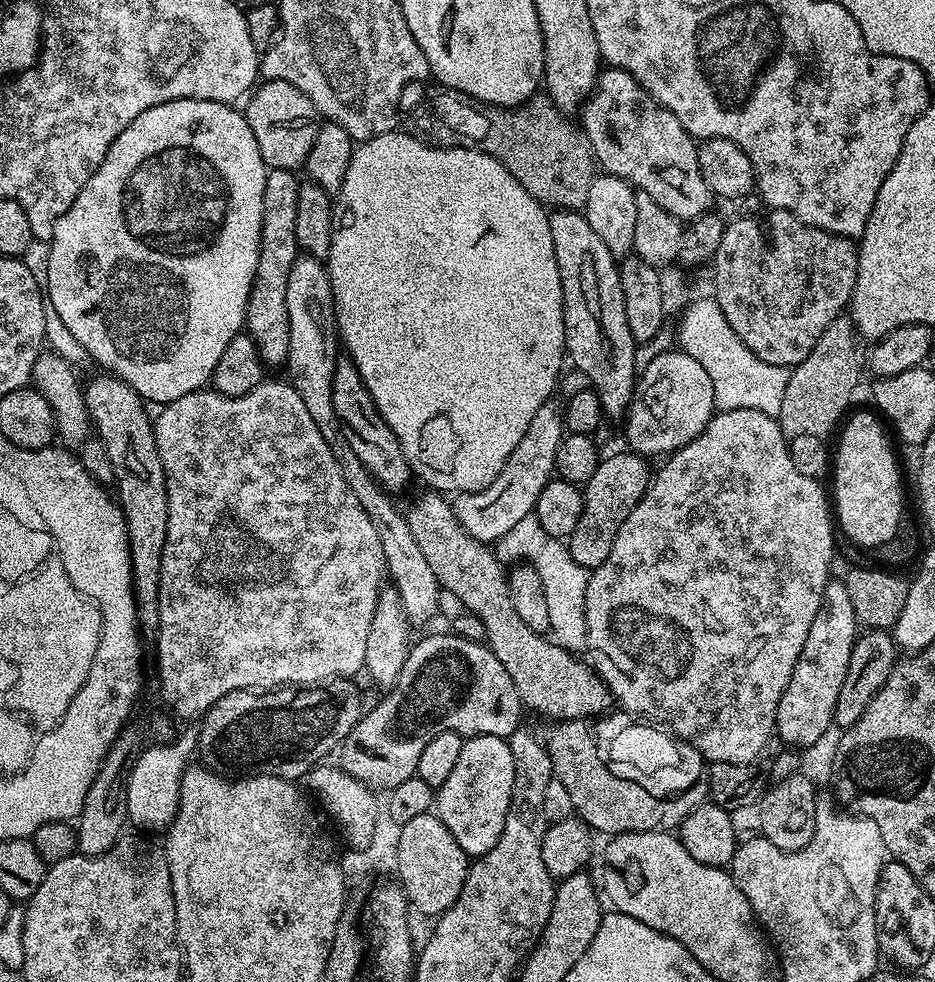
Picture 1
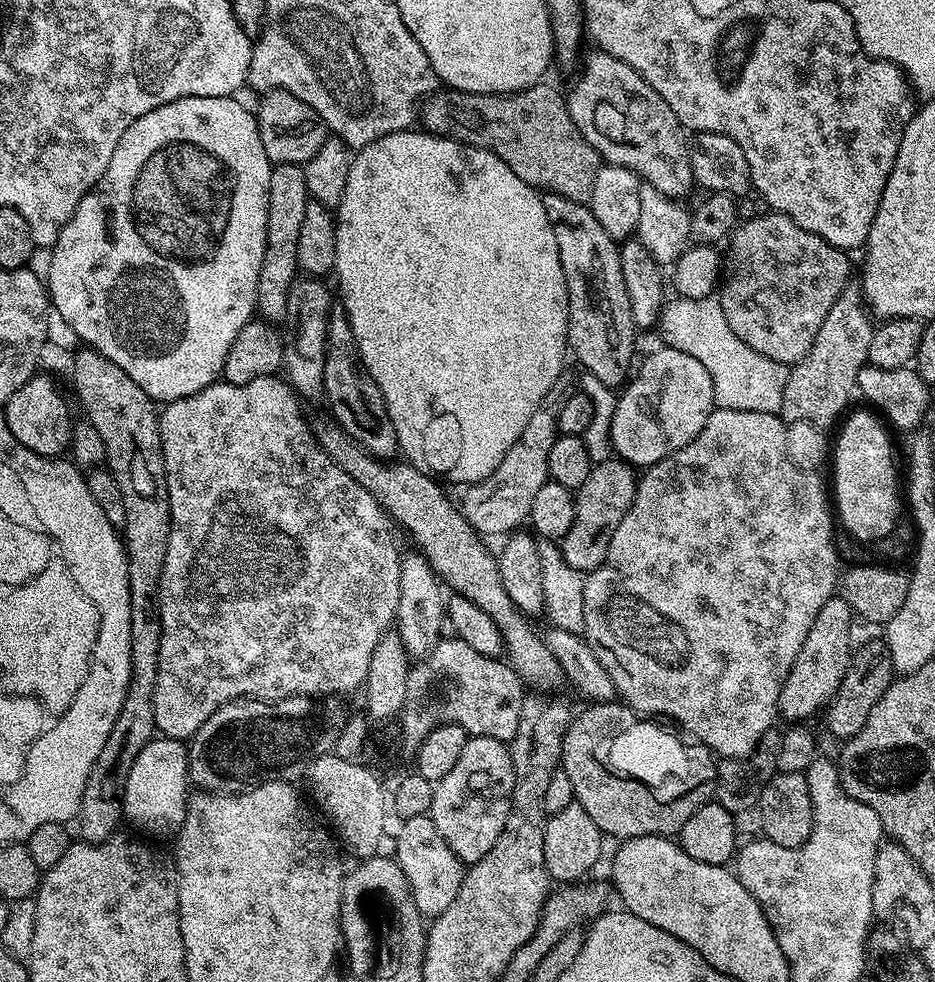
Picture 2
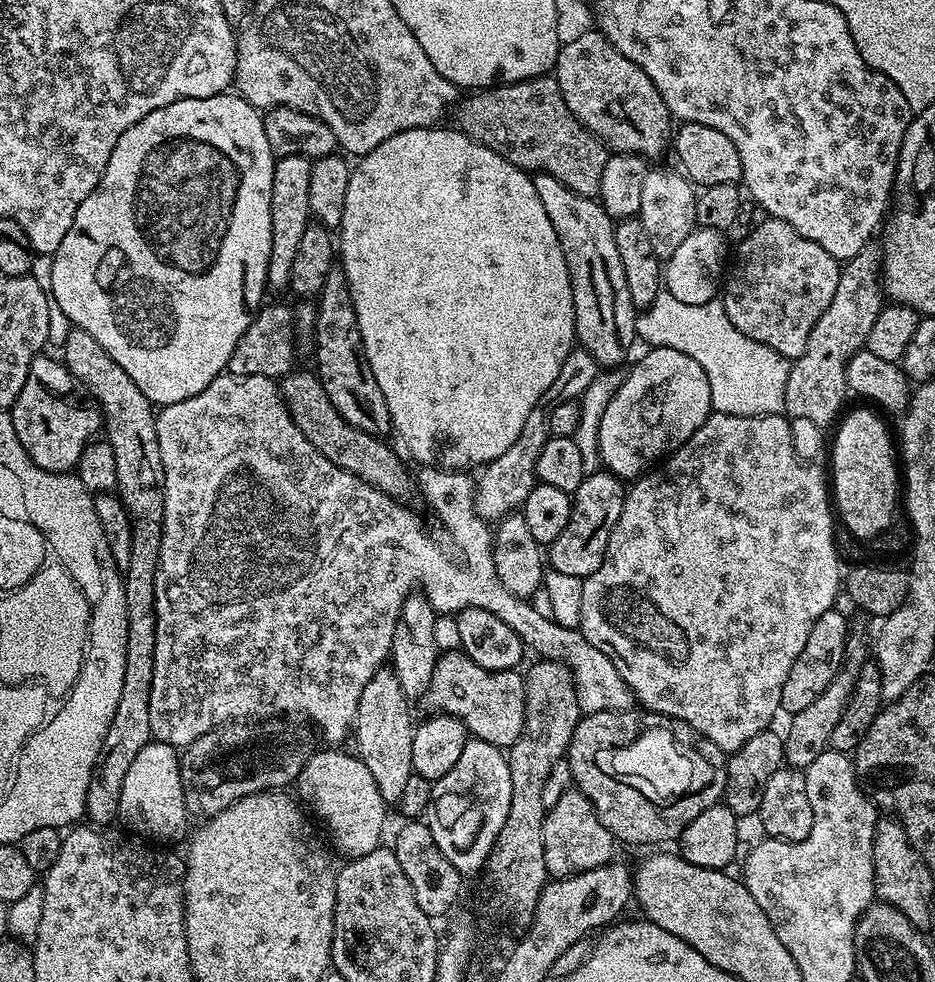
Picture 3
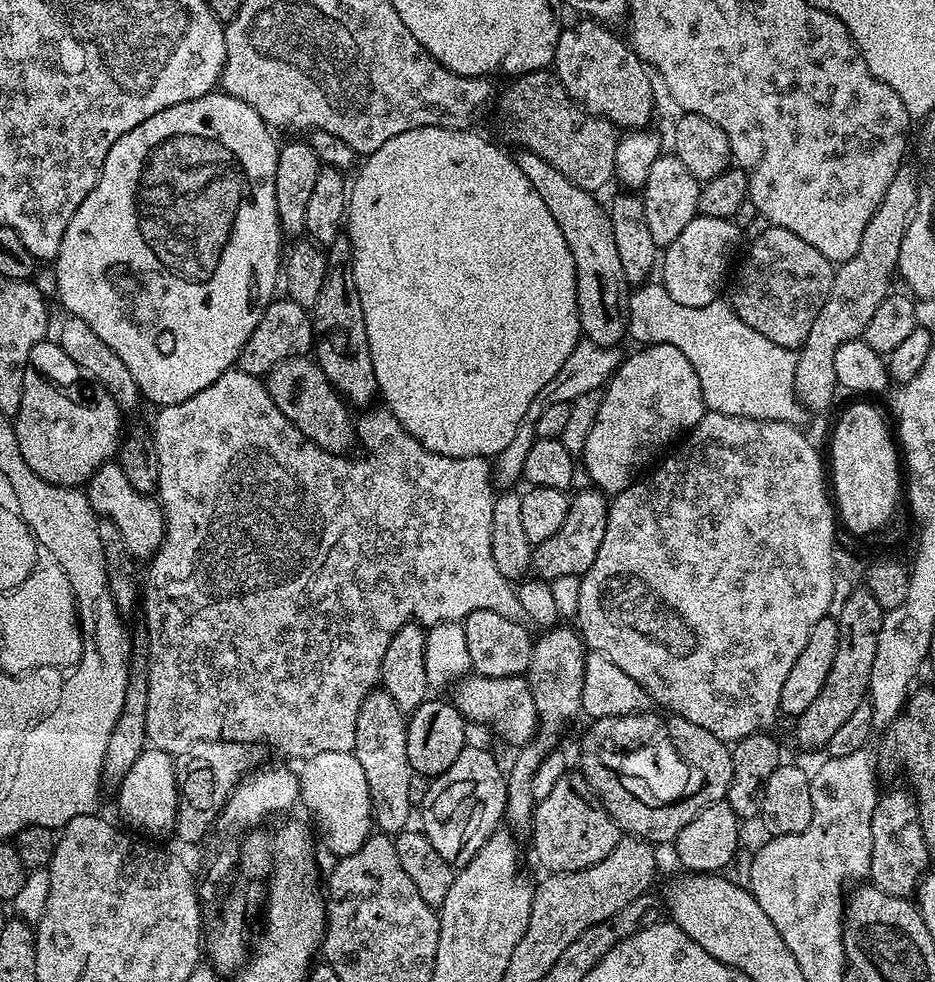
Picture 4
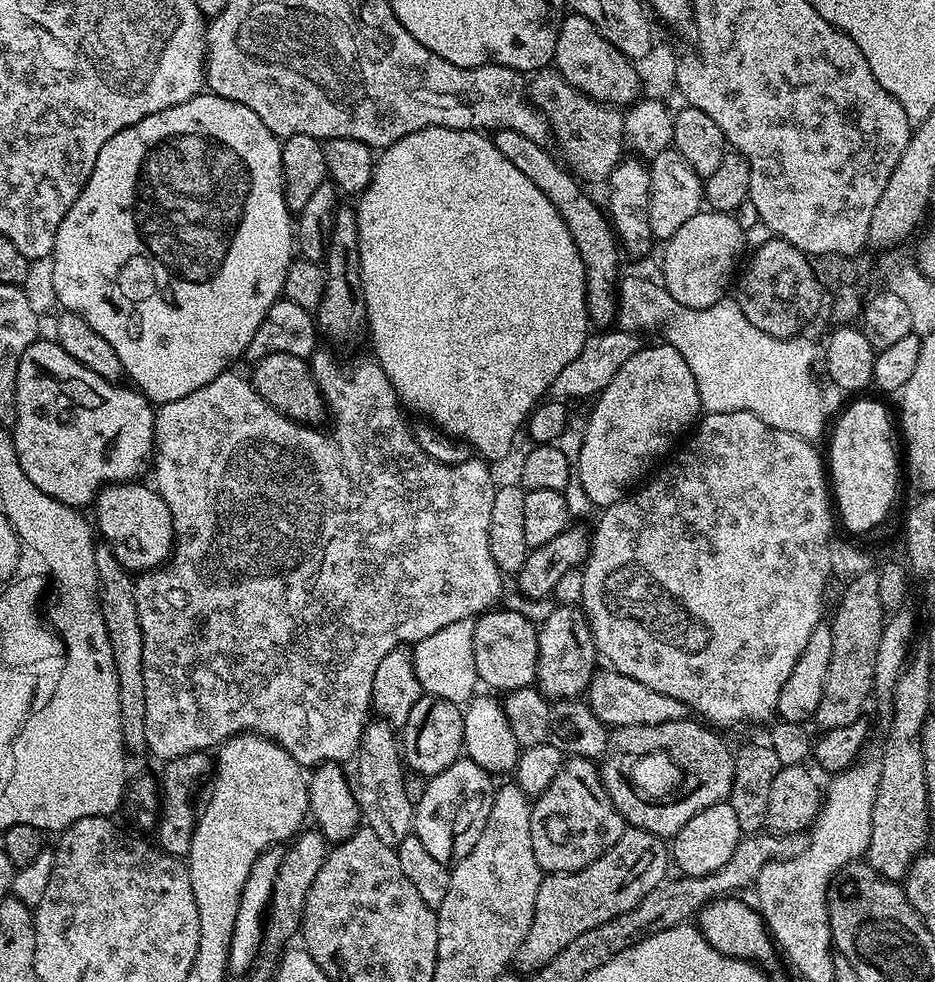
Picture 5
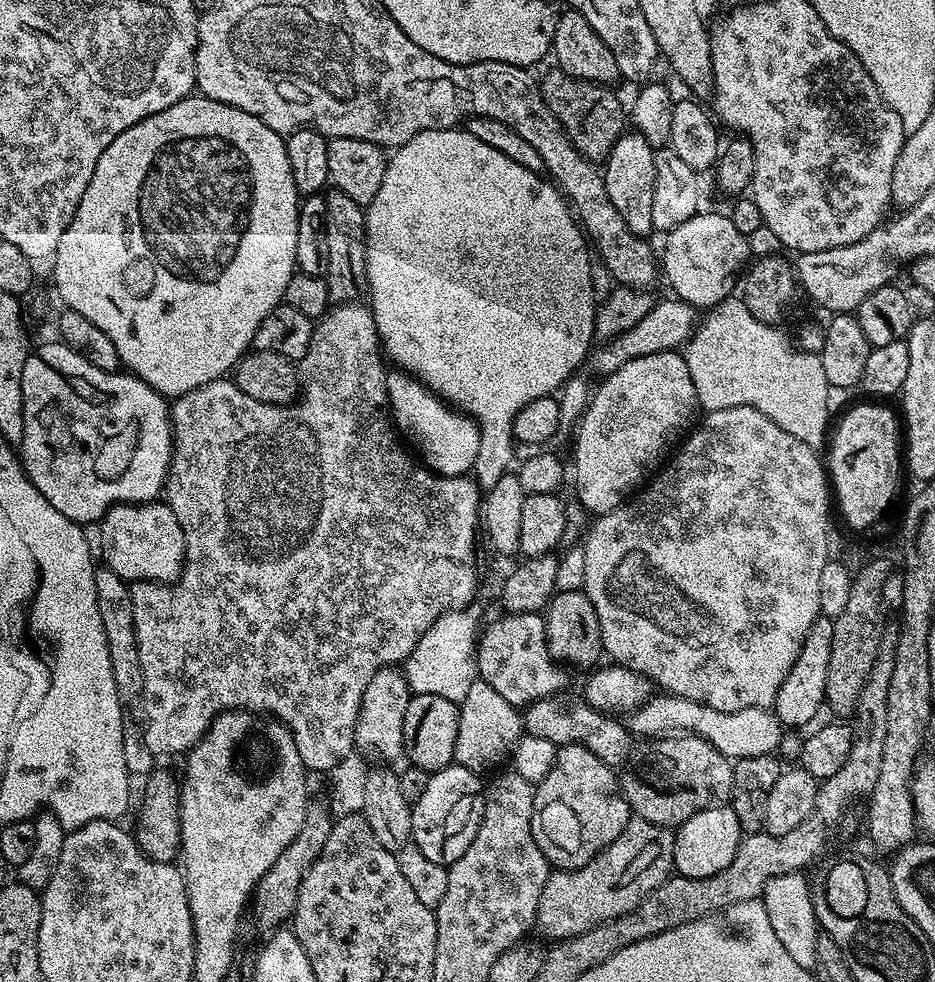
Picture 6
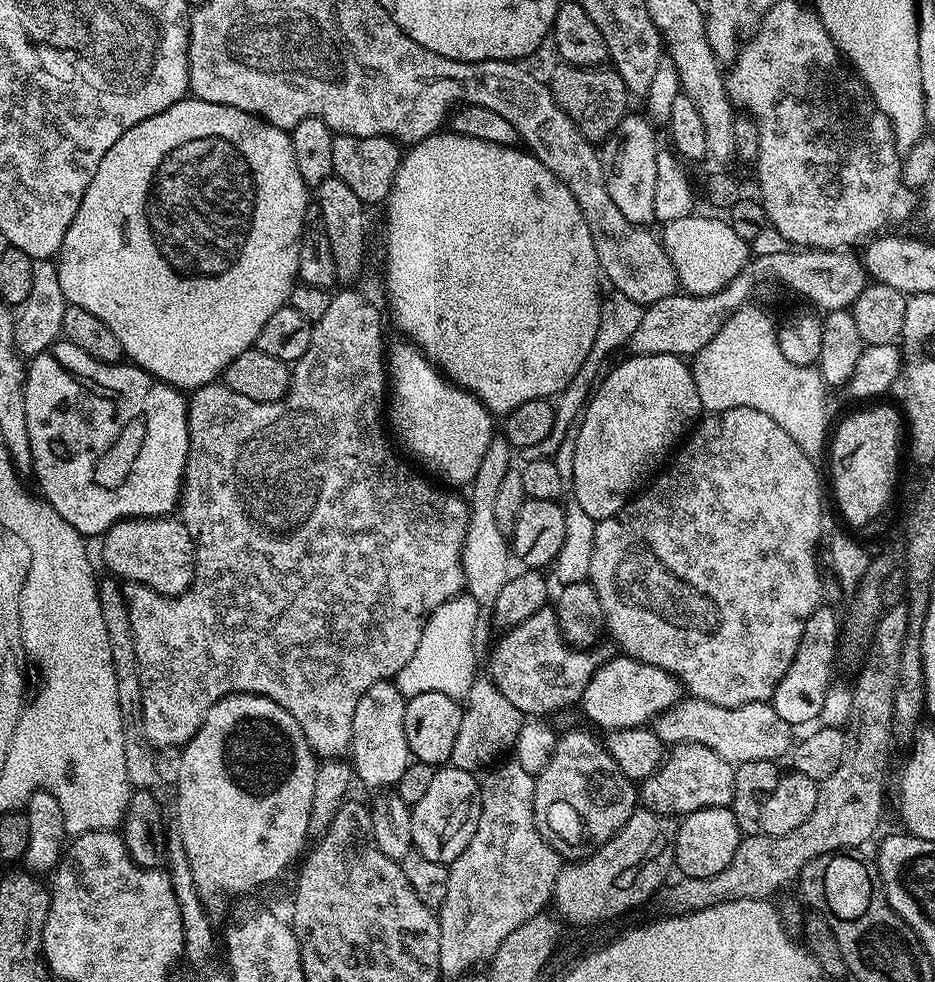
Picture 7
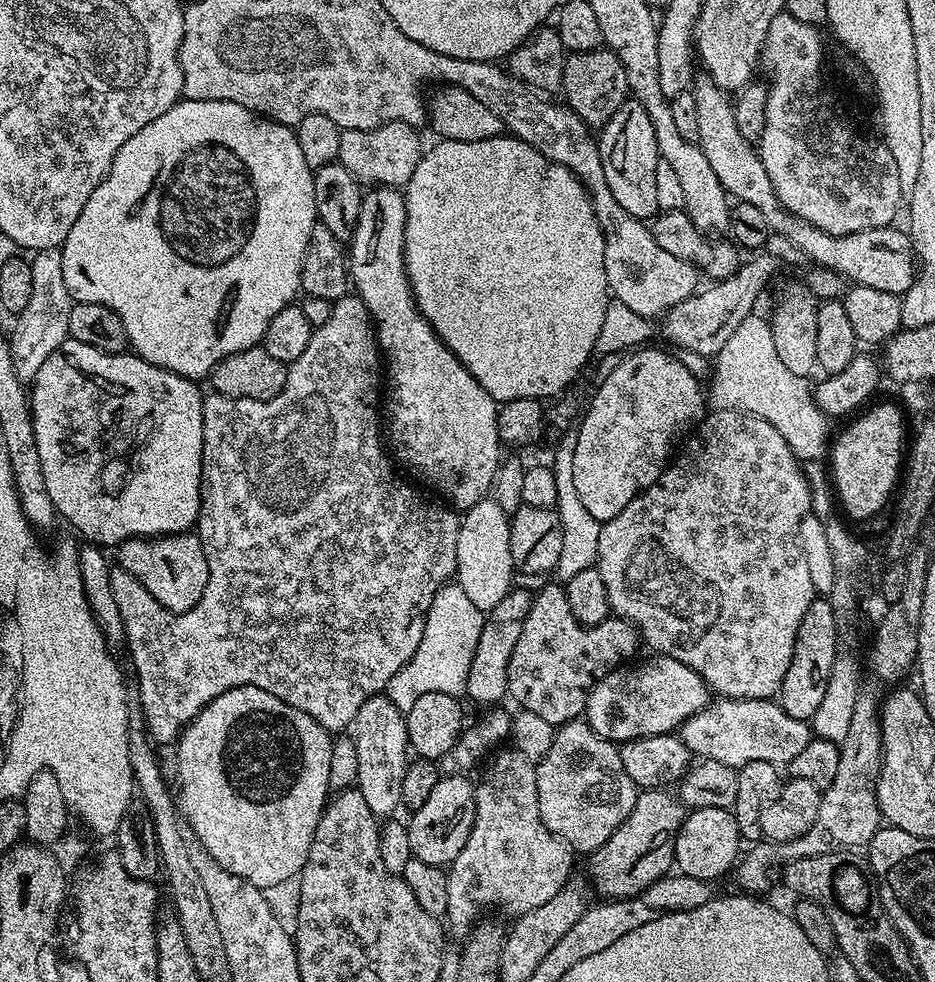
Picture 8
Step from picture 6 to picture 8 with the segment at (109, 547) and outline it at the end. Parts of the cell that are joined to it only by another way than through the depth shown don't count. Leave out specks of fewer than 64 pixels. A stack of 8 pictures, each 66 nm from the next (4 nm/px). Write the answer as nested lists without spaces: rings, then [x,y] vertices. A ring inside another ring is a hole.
[[[189,530],[187,532],[175,532],[172,536],[154,536],[151,538],[137,538],[135,540],[126,540],[123,544],[115,549],[116,560],[123,571],[129,572],[133,580],[138,581],[143,588],[150,590],[150,594],[156,599],[163,608],[169,608],[171,612],[188,612],[198,602],[198,598],[202,598],[202,590],[208,581],[208,563],[206,562],[206,554],[202,550],[202,542],[199,535],[195,531]]]

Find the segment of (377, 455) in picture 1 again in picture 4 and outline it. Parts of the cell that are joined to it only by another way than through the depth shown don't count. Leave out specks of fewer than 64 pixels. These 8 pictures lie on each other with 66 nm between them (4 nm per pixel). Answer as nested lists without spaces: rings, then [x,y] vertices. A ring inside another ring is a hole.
[[[341,238],[327,245],[326,251],[326,286],[322,286],[318,302],[310,309],[314,333],[314,359],[345,401],[353,409],[364,410],[373,403],[372,399],[377,399],[378,389],[374,378],[370,342],[366,338],[362,298],[358,298],[358,286],[354,282],[352,243],[347,238]]]

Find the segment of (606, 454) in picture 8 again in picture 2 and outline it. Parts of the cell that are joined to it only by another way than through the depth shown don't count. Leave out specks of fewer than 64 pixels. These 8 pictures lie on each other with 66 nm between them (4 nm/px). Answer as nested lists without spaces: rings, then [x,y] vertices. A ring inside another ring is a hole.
[[[660,346],[641,364],[639,361],[634,375],[623,385],[622,391],[624,393],[608,424],[608,436],[616,451],[613,453],[636,470],[658,463],[674,454],[674,450],[682,450],[686,442],[698,438],[702,426],[706,426],[706,418],[710,418],[717,407],[714,382],[705,366],[689,354],[667,346]]]

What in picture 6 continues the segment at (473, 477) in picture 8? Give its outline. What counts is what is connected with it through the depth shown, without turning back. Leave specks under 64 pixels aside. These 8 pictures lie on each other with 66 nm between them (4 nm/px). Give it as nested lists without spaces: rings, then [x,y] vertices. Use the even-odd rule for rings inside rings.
[[[403,370],[389,371],[388,407],[397,433],[420,451],[419,459],[425,467],[442,476],[467,475],[475,467],[480,446],[479,424],[451,404],[445,404],[415,376]]]

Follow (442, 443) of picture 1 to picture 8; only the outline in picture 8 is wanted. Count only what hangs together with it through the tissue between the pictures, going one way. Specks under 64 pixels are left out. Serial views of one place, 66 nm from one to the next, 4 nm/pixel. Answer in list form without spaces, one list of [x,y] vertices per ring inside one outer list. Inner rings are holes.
[[[505,134],[502,136],[488,136],[482,142],[462,142],[461,140],[440,140],[432,149],[425,151],[421,155],[418,166],[414,170],[414,174],[410,178],[410,182],[403,189],[404,205],[406,206],[406,226],[404,227],[404,269],[408,275],[408,285],[412,288],[412,295],[416,298],[416,307],[419,308],[428,325],[436,331],[436,337],[444,343],[444,345],[456,355],[458,362],[462,362],[462,366],[466,370],[470,370],[470,374],[474,374],[474,378],[482,386],[482,390],[486,390],[486,394],[490,394],[490,398],[494,398],[498,402],[505,402],[512,399],[536,399],[543,401],[544,396],[559,397],[564,391],[564,384],[572,384],[576,380],[576,375],[583,370],[588,364],[588,359],[593,359],[595,342],[598,339],[598,332],[602,327],[602,320],[606,315],[606,308],[610,301],[610,293],[608,291],[608,283],[606,282],[606,270],[604,269],[604,239],[602,238],[602,229],[598,226],[598,218],[592,209],[592,199],[588,196],[588,191],[584,188],[584,183],[578,179],[570,170],[566,170],[561,164],[550,162],[542,154],[538,154],[538,150],[534,150],[534,146],[530,146],[526,142],[522,142],[518,137]],[[483,498],[463,509],[458,530],[458,554],[454,577],[455,583],[460,585],[462,594],[466,594],[466,598],[470,598],[470,602],[474,602],[474,606],[478,606],[478,610],[486,614],[494,606],[498,606],[498,602],[502,602],[502,598],[506,598],[506,594],[512,591],[514,587],[512,576],[514,577],[515,572],[514,558],[510,554],[509,513],[504,512],[502,506],[498,506],[498,502],[491,498]]]

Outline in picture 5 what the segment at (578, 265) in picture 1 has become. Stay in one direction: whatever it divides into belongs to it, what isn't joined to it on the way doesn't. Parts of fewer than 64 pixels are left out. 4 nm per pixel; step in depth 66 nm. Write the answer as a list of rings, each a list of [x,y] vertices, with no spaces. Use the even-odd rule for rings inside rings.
[[[505,128],[495,133],[494,142],[498,150],[502,150],[502,154],[506,154],[506,158],[510,158],[510,162],[514,162],[514,166],[518,166],[518,170],[522,170],[522,174],[526,174],[526,178],[530,178],[530,182],[534,182],[534,186],[538,186],[538,190],[546,194],[546,198],[550,198],[554,210],[558,210],[562,222],[566,222],[570,238],[574,238],[574,246],[578,246],[578,254],[582,254],[588,319],[593,325],[611,325],[608,323],[614,318],[616,320],[618,316],[617,289],[622,272],[620,272],[620,260],[616,257],[618,248],[614,243],[609,221],[602,215],[601,205],[599,208],[580,189],[581,181],[555,155],[552,157],[545,145],[530,142],[530,138],[526,138],[526,134],[518,134],[518,130]]]

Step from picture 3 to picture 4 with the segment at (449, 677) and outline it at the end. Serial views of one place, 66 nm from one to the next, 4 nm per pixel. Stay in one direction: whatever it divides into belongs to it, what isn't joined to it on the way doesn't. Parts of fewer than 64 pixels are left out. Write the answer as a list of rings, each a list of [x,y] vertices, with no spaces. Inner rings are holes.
[[[469,674],[455,685],[454,691],[456,709],[464,715],[465,721],[485,724],[508,743],[516,744],[515,746],[529,744],[535,738],[540,719],[534,706],[534,694],[524,676],[490,678]]]

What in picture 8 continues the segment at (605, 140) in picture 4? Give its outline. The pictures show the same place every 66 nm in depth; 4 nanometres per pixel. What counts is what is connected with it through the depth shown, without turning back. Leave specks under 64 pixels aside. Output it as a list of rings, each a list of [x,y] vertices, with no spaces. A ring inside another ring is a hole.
[[[601,46],[589,52],[573,52],[564,61],[564,82],[562,93],[567,107],[572,109],[589,129],[599,130],[610,118],[614,118],[614,110],[629,99],[626,70],[622,62],[607,46]]]

